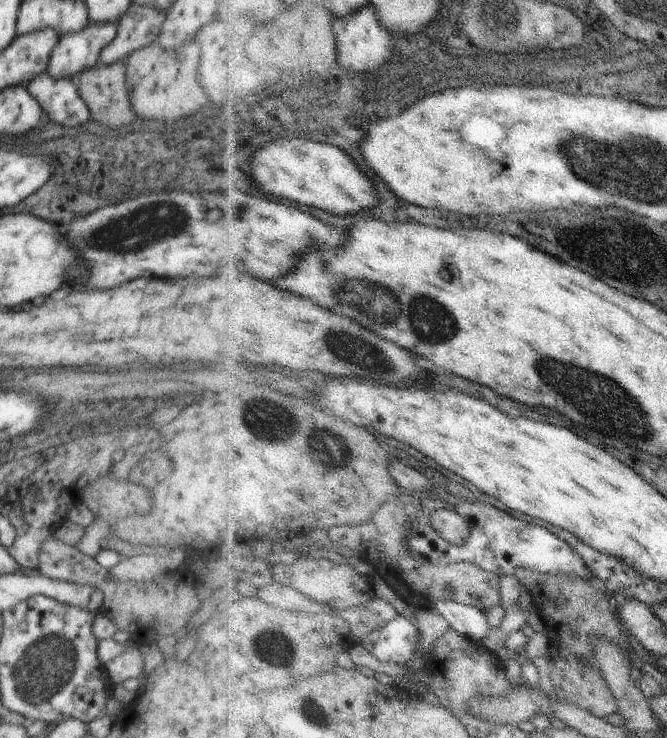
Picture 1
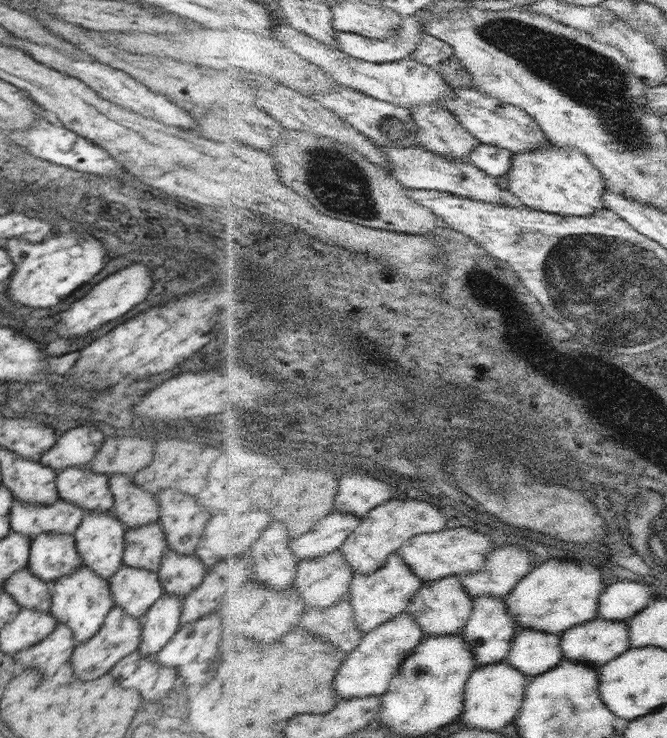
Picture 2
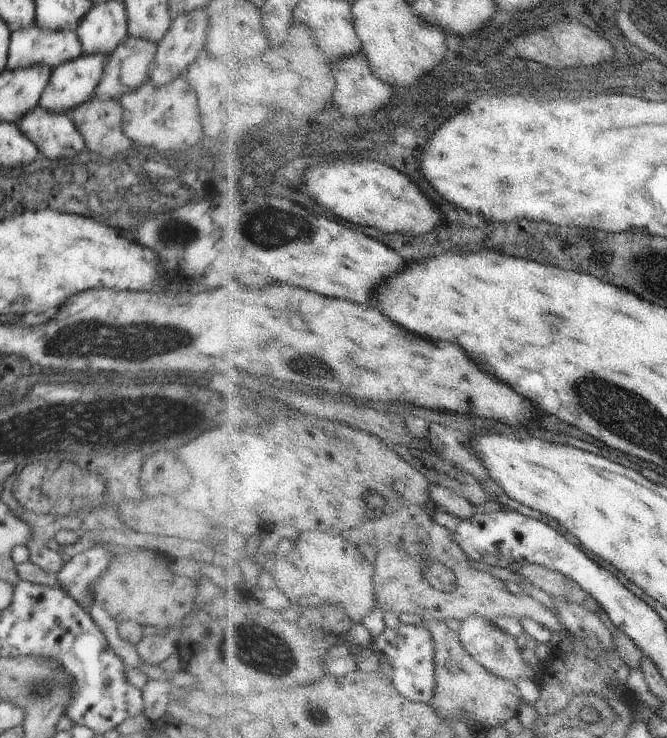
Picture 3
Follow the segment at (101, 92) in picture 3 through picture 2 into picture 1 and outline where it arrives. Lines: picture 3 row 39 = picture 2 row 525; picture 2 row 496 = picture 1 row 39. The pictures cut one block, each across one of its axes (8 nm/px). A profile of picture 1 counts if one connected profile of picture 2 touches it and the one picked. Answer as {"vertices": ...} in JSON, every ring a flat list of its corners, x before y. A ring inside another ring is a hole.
{"vertices":[[131,3,127,13,116,22,116,36,102,49,99,63,104,66,125,63,135,51,157,42,165,14,166,12,158,11,154,7,141,7]]}

